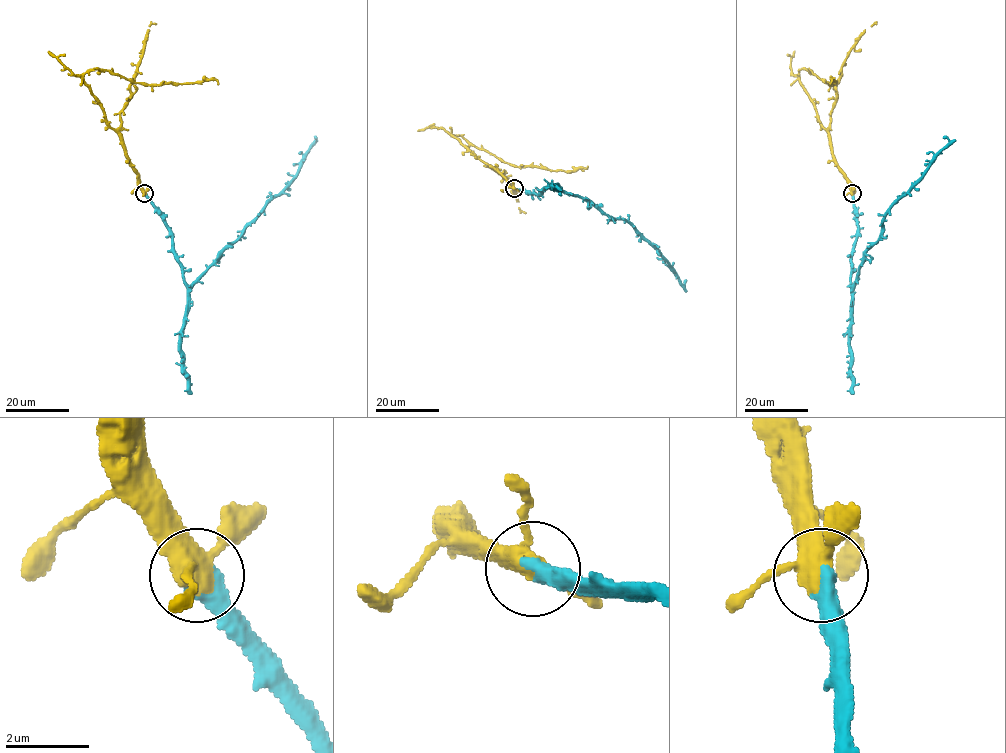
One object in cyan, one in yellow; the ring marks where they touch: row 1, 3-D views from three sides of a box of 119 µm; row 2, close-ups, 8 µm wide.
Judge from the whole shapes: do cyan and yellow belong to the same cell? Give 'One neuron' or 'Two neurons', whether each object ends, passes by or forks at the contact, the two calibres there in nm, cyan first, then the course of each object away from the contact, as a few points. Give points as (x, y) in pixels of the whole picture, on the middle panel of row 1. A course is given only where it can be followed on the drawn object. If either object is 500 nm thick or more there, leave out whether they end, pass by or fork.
One neuron. At the ring cyan ends. At the ring yellow forks. Thickness 460 nm (cyan) against 400 nm. Course of cyan: (513, 189), (538, 194), (552, 187), (588, 199), (611, 218), (627, 221), (665, 258), (683, 286), (686, 279). Course of yellow: (513, 188), (495, 169), (452, 136), (459, 135), (517, 167), (573, 171), (587, 166)

